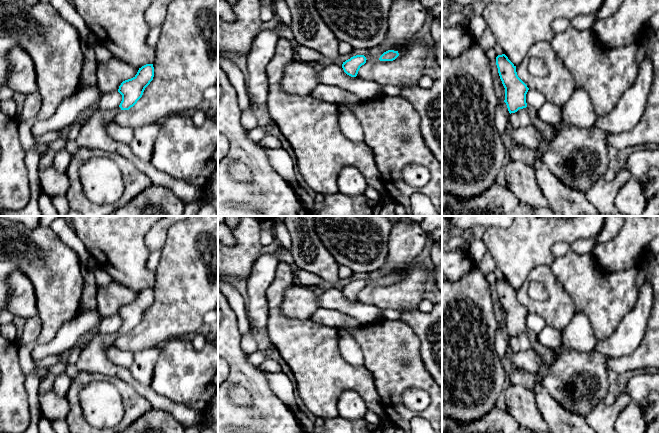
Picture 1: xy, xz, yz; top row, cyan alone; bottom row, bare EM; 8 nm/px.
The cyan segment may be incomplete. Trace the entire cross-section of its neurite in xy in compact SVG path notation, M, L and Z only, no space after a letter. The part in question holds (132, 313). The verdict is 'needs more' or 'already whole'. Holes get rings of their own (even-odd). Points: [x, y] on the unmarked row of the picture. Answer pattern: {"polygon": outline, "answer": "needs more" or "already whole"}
{"polygon": "M146 288L139 292L133 302L123 305L118 313L118 316L122 319L120 329L115 333L101 334L92 338L90 343L81 351L76 367L79 371L120 378L145 397L154 409L170 413L185 428L195 427L201 431L208 426L204 413L195 412L182 404L157 394L150 386L138 382L128 368L120 367L108 359L106 350L114 346L115 341L122 334L129 334L137 327L153 301L153 288Z", "answer": "needs more"}

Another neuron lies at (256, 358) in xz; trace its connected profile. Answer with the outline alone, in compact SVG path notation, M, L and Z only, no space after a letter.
M257 350L249 355L249 362L254 366L260 366L265 359L264 352L261 350Z

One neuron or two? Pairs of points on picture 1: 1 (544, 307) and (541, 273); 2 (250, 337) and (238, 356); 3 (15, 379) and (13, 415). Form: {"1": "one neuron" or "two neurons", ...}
{"1": "one neuron", "2": "two neurons", "3": "one neuron"}

